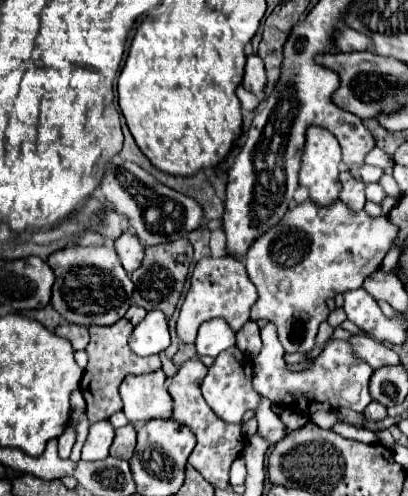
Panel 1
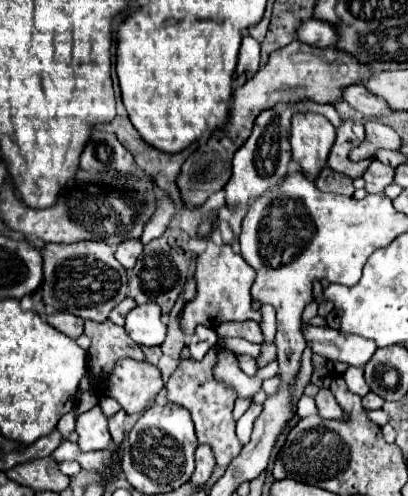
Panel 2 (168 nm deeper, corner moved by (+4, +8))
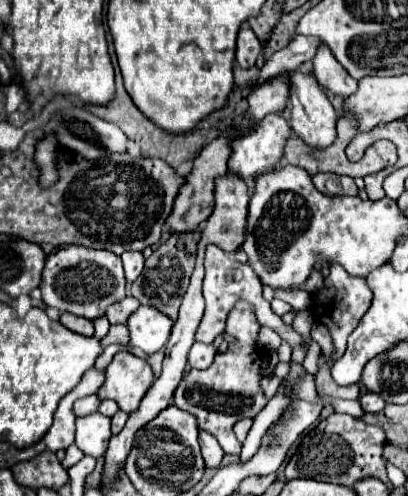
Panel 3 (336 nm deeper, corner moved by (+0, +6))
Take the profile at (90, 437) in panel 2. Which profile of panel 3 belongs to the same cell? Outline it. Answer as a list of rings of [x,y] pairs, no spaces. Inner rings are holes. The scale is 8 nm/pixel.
[[[100,412],[76,418],[76,446],[94,458],[104,456],[110,440],[110,418]]]

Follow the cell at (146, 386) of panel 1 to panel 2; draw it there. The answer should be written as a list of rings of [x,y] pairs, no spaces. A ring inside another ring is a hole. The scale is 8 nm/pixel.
[[[122,358],[118,360],[118,364],[114,366],[114,372],[110,372],[110,380],[106,382],[106,396],[118,400],[118,404],[122,406],[122,410],[130,416],[142,414],[160,394],[160,390],[164,388],[164,380],[160,370],[150,364],[150,362],[138,362],[132,358]]]

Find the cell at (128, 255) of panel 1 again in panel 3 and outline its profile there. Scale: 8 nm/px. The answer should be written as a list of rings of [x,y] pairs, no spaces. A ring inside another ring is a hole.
[[[126,252],[122,254],[122,264],[124,264],[126,282],[134,282],[144,268],[144,256],[142,252]]]

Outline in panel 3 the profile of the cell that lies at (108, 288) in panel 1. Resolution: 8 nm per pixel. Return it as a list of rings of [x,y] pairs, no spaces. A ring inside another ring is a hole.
[[[78,244],[60,246],[46,258],[40,290],[44,304],[50,308],[80,314],[90,320],[100,318],[110,304],[120,302],[126,296],[126,280],[120,256]]]

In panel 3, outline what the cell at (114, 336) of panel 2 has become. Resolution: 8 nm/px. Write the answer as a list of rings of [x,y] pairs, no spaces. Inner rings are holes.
[[[110,326],[110,332],[100,342],[102,342],[102,348],[106,348],[110,344],[124,344],[124,346],[128,346],[128,340],[130,340],[130,334],[128,334],[126,326]]]

